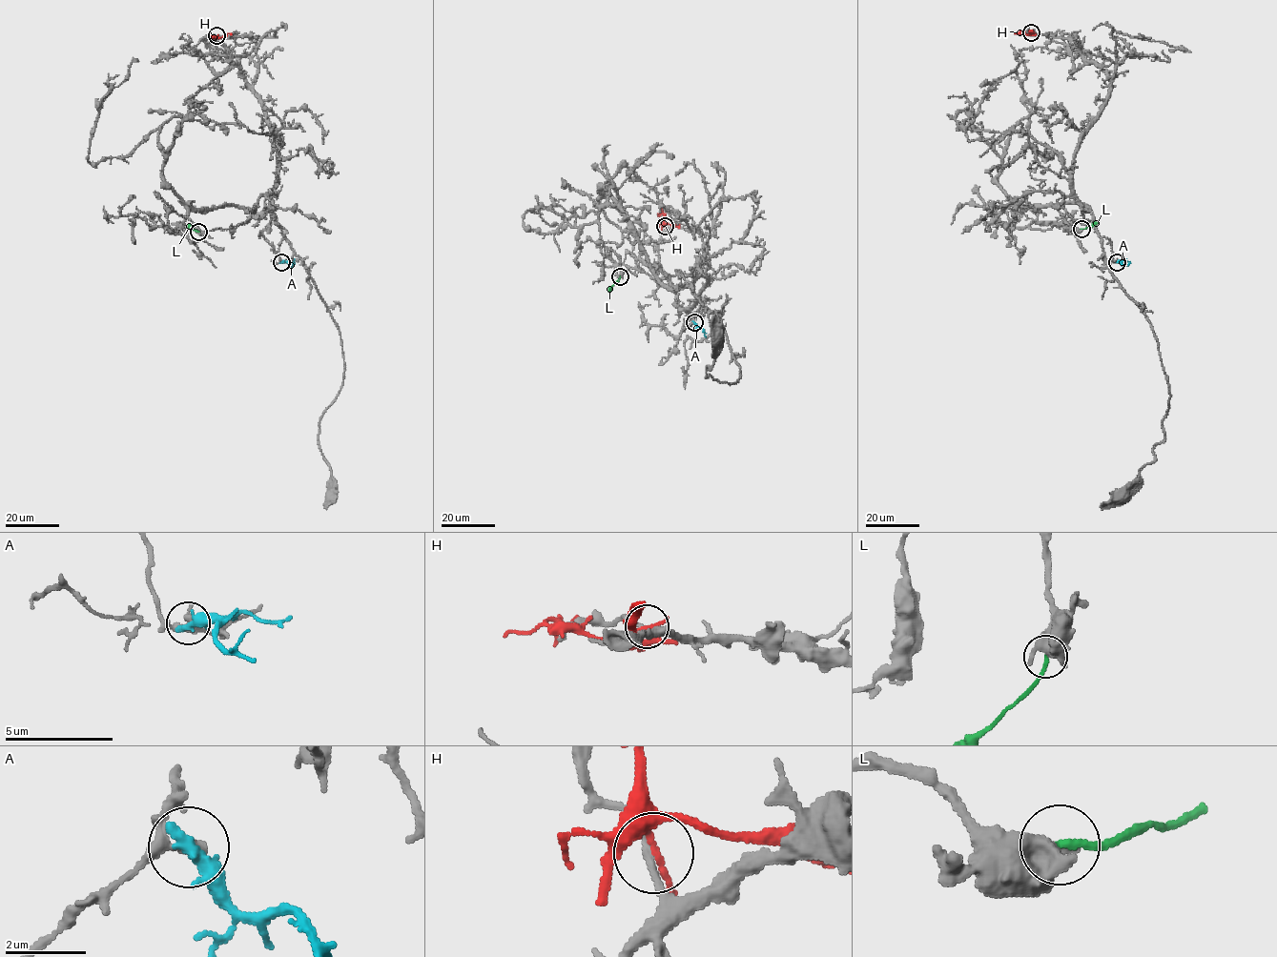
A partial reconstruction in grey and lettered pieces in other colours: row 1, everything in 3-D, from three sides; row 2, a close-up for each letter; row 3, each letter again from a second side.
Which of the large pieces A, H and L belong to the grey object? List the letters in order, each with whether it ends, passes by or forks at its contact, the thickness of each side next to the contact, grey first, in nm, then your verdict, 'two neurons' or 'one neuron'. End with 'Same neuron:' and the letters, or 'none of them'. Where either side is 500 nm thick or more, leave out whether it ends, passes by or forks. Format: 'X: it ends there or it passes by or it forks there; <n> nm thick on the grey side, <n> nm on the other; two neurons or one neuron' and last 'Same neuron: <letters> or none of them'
A: it ends there; 280 nm thick on the grey side, 460 nm on the other; two neurons
H: it ends there; 170 nm thick on the grey side, 240 nm on the other; two neurons
L: 550 nm thick on the grey side, 190 nm on the other; two neurons
Same neuron: none of them

